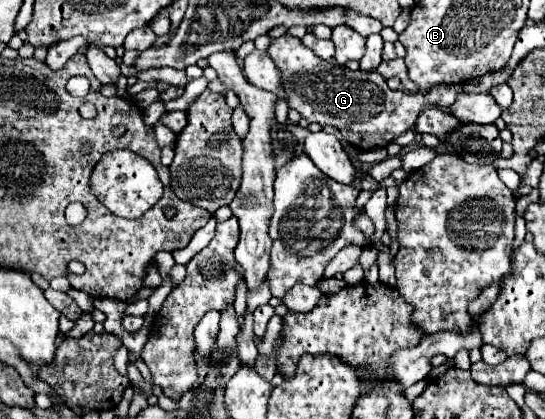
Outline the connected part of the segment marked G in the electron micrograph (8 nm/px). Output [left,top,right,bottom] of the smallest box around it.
[267,35,513,149]

